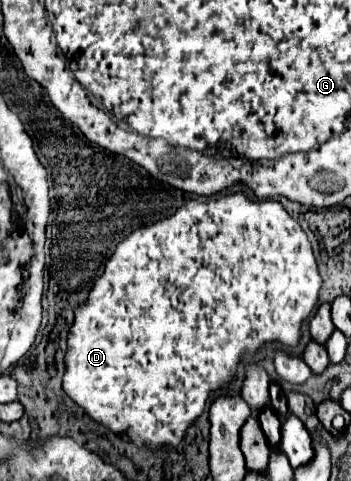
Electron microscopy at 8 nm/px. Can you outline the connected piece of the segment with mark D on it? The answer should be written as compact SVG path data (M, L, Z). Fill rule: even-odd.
M243 192L225 194L209 200L187 200L177 212L165 220L159 220L151 226L131 232L123 242L117 244L113 256L105 264L103 276L99 276L89 292L85 304L75 308L75 320L69 328L67 336L67 352L65 352L65 376L63 376L63 392L81 406L87 416L109 428L117 436L127 436L135 446L147 446L149 450L159 448L177 448L185 438L187 430L195 424L195 420L205 410L205 402L217 390L227 390L233 386L237 378L237 368L243 360L245 352L257 352L267 342L283 342L287 350L293 350L301 340L301 324L313 312L321 290L321 276L317 270L317 262L303 232L301 224L287 214L287 210L275 200L249 200ZM249 282L249 286L241 286Z

